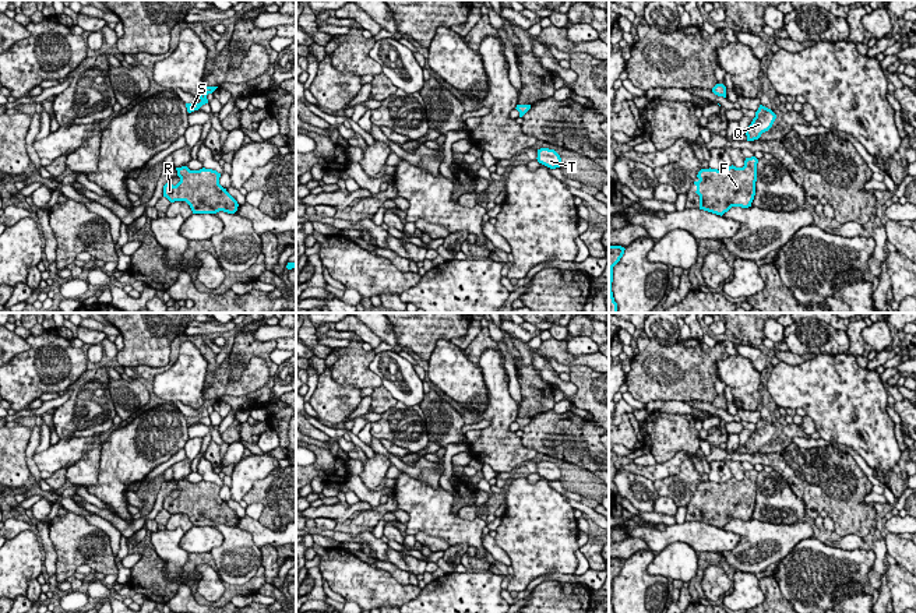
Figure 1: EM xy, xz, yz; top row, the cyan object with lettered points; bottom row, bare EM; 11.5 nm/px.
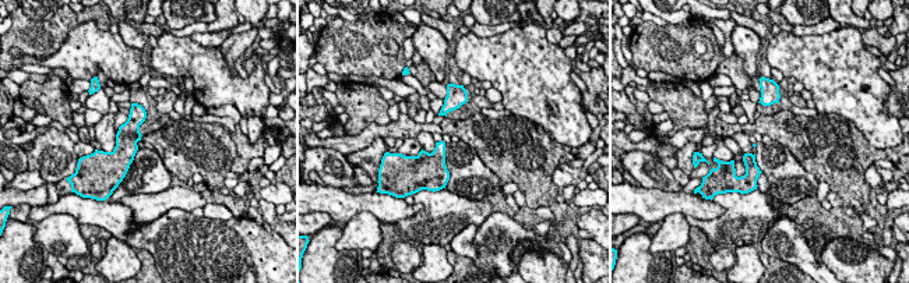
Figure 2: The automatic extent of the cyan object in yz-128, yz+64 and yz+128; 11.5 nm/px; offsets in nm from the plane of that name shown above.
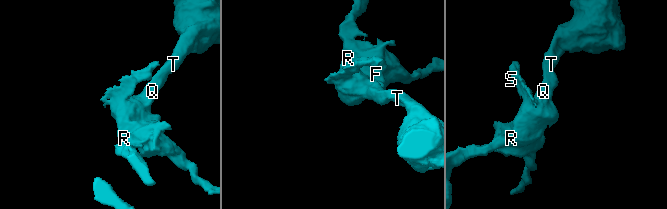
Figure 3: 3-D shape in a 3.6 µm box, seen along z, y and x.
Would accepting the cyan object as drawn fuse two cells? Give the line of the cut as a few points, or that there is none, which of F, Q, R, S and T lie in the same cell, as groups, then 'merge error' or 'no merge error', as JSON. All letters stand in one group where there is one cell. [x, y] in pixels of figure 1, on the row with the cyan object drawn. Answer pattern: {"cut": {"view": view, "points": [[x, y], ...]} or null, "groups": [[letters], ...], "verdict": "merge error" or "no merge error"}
{"cut": null, "groups": [["F", "Q", "R", "S", "T"]], "verdict": "no merge error"}

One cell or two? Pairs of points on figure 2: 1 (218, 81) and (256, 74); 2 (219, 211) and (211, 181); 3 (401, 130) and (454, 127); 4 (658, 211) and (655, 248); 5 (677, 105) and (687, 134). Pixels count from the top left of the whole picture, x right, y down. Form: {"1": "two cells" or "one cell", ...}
{"1": "one cell", "2": "two cells", "3": "one cell", "4": "two cells", "5": "two cells"}

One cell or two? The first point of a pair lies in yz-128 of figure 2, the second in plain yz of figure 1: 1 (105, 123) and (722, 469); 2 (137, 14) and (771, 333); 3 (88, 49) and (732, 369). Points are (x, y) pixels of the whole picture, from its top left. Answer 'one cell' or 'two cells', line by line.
1: two cells
2: two cells
3: one cell

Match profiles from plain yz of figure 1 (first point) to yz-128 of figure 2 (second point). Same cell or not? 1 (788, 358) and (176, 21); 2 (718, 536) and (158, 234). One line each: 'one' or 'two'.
1: two
2: one

